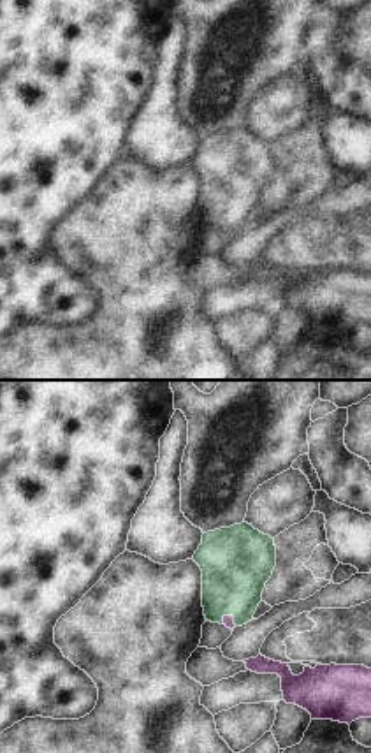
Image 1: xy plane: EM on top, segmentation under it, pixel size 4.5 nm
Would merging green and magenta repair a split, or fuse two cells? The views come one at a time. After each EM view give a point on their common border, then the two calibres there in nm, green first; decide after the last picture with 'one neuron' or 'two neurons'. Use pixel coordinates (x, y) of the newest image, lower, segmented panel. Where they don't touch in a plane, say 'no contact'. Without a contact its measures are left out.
(231, 614) | 320/50 nm

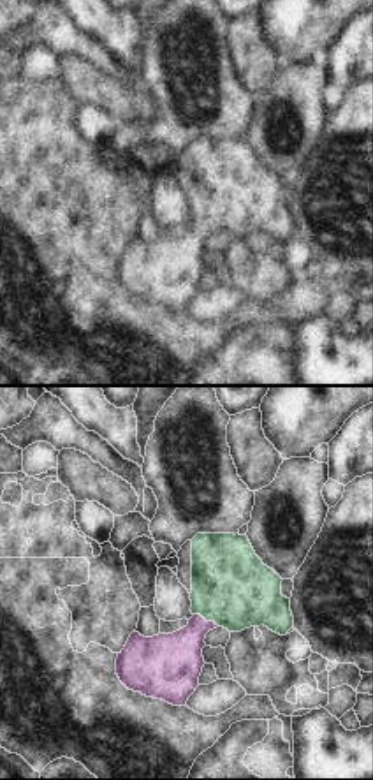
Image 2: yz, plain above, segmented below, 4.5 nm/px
(206, 620) | 360/280 nm

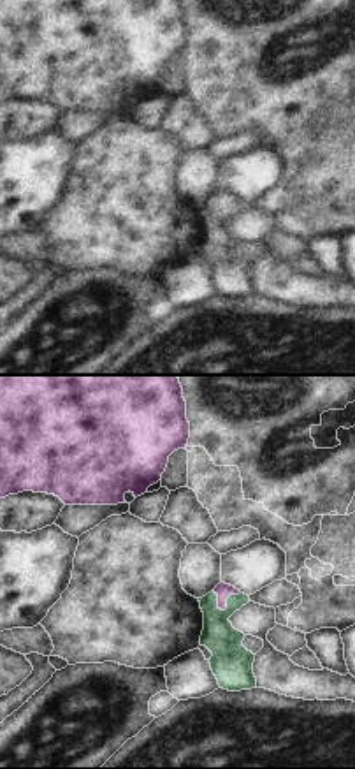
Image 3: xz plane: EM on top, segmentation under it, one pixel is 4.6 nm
(227, 602) | 160/70 nm

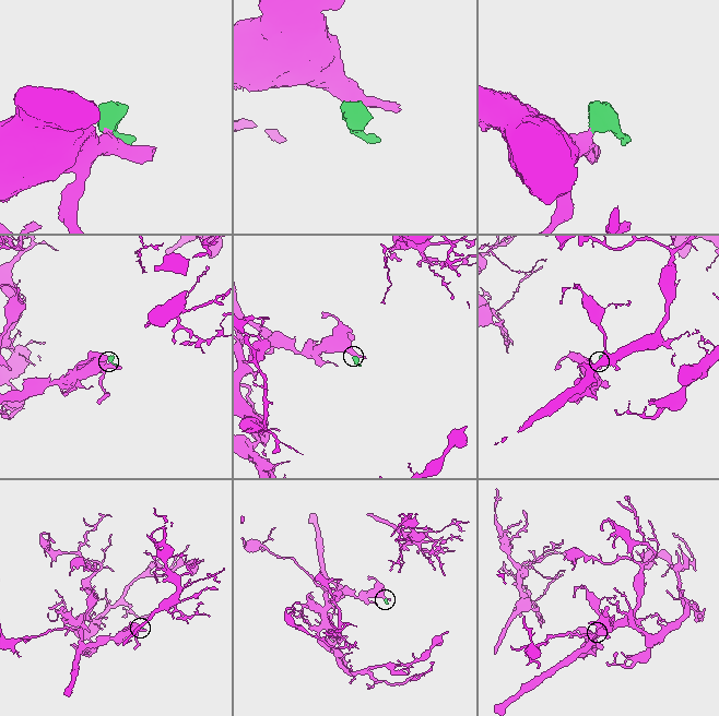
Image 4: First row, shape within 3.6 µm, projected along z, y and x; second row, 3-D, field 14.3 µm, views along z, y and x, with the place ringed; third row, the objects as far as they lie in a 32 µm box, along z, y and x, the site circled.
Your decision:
one neuron

